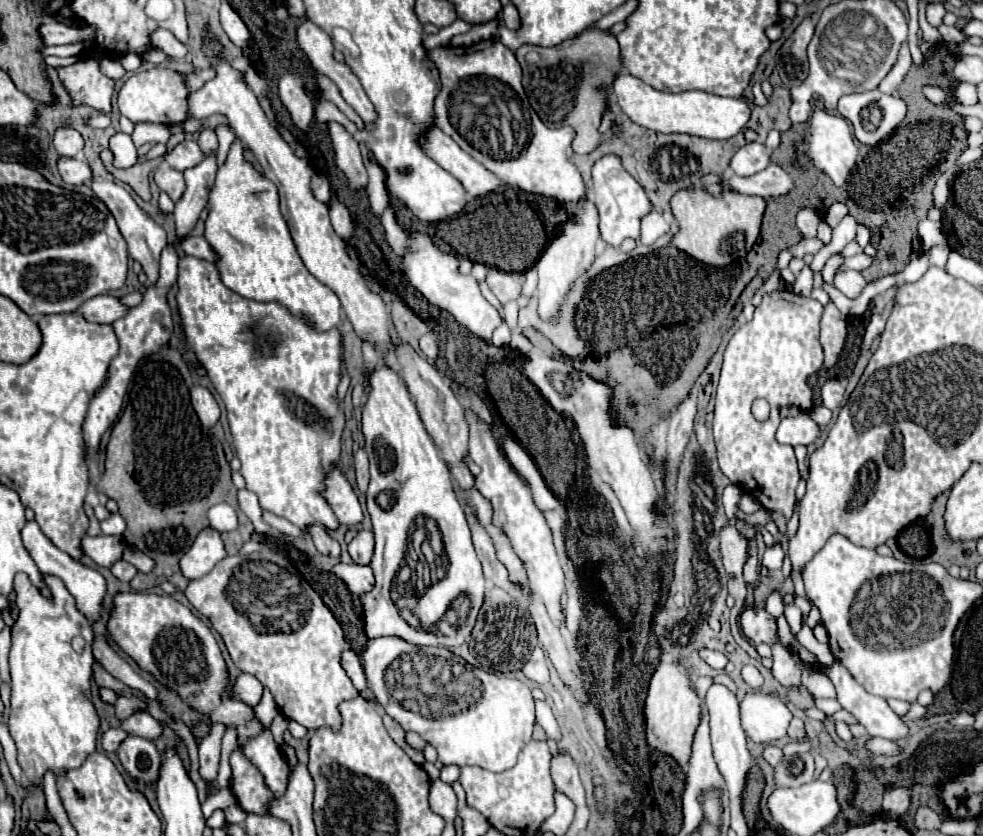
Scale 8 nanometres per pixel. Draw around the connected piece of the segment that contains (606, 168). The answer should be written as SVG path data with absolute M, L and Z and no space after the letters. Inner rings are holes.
M604 156L592 168L594 180L594 204L600 212L600 236L604 242L612 246L620 246L626 238L640 238L640 218L652 210L652 204L644 192L644 188L620 166L616 156Z

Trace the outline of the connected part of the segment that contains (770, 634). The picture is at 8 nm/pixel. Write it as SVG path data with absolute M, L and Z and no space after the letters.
M758 604L748 606L742 612L740 624L742 624L746 638L752 640L754 644L764 642L764 644L772 646L772 642L778 642L778 630L776 630L772 616L764 608L760 608Z

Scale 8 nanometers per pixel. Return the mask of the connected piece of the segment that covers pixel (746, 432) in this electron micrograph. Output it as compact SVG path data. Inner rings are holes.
M790 290L764 294L754 318L740 326L728 342L716 390L714 438L720 470L732 484L758 498L758 502L772 514L780 534L786 532L786 524L796 506L794 492L800 472L794 448L778 444L774 434L780 424L782 406L798 406L800 410L812 408L812 388L808 386L808 376L816 374L824 366L824 354L818 340L820 316L822 304L812 298L798 296ZM756 398L770 402L770 420L758 422L752 418L750 406Z

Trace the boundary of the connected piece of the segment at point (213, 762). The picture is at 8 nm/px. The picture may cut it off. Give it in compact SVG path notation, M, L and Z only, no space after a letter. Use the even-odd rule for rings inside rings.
M212 724L212 732L208 738L204 738L198 744L198 756L200 756L200 776L204 782L210 782L218 776L218 764L220 764L220 740L226 732L224 724Z

